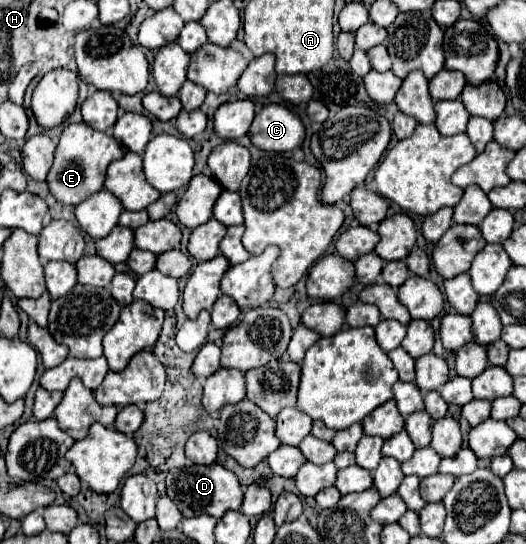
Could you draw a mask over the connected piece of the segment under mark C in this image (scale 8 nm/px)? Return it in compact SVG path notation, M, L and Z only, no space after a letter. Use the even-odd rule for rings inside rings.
M265 105L251 123L249 139L263 151L285 153L303 145L303 121L285 105Z

